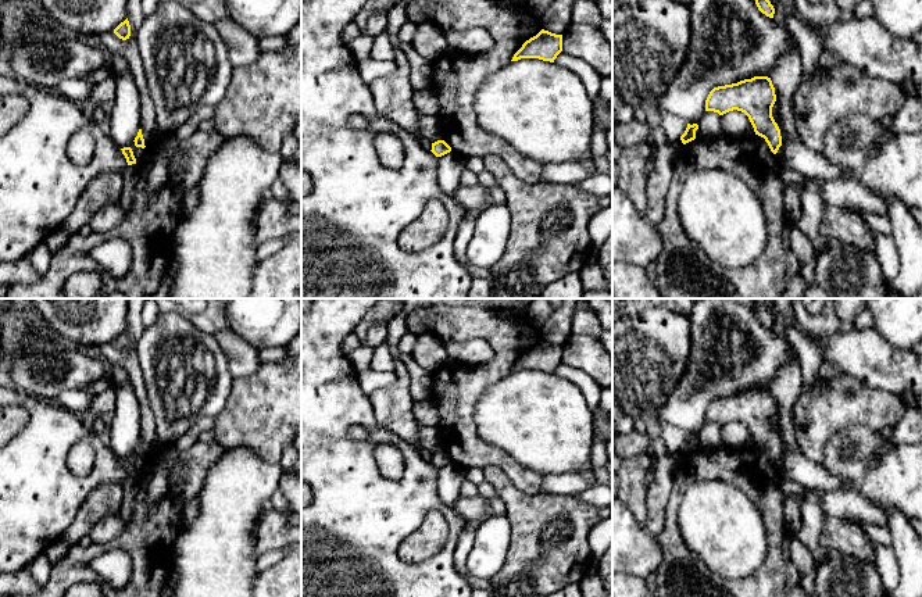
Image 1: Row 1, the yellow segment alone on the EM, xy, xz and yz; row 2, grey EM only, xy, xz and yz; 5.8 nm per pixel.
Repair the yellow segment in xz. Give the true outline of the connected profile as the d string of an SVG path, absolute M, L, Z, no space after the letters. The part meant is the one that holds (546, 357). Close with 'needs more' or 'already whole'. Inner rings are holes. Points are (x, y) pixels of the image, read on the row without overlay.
M542 340L536 347L530 348L522 355L511 372L518 372L521 369L539 369L554 373L561 362L562 346L555 346Z; already whole

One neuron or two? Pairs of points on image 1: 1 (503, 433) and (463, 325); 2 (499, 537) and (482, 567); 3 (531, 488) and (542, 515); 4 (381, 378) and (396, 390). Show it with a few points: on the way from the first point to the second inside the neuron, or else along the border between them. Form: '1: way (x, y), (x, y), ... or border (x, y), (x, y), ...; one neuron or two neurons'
1: border (510, 371), (492, 383), (476, 401), (474, 419); two neurons
2: way (492, 544), (485, 560); one neuron
3: border (507, 475), (525, 493), (539, 493); two neurons
4: border (393, 371), (395, 379), (378, 388), (368, 397); two neurons

